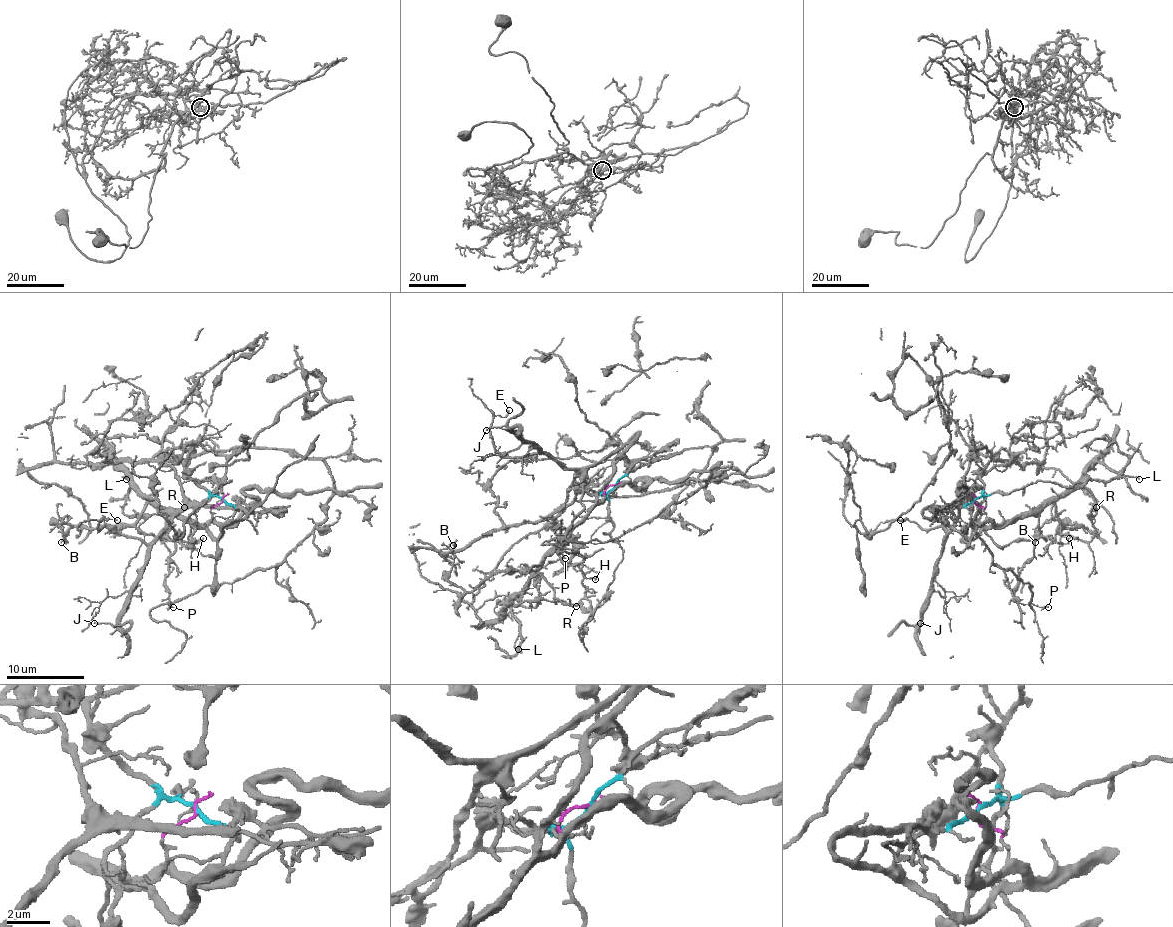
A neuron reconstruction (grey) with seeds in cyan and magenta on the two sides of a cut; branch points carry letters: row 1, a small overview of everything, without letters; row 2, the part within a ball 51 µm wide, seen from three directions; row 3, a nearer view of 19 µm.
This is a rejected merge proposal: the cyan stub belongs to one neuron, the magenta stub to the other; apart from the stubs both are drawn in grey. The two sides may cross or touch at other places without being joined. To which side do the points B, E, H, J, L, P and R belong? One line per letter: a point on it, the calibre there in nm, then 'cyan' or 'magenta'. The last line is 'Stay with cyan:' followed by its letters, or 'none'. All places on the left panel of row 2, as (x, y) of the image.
B: at (61, 542); 100 nm thick; magenta
E: at (117, 520); 130 nm thick; magenta
H: at (203, 538); 90 nm thick; magenta
J: at (94, 623); 120 nm thick; magenta
L: at (126, 479); 110 nm thick; magenta
P: at (173, 607); 90 nm thick; cyan
R: at (184, 507); 70 nm thick; magenta
Stay with cyan: P

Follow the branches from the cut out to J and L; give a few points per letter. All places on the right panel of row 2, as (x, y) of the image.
J: (976, 499), (991, 524), (974, 538), (929, 520), (923, 515), (925, 509), (958, 509), (919, 622)
L: (976, 499), (991, 520), (1011, 524), (1060, 499), (1097, 464), (1138, 479)

